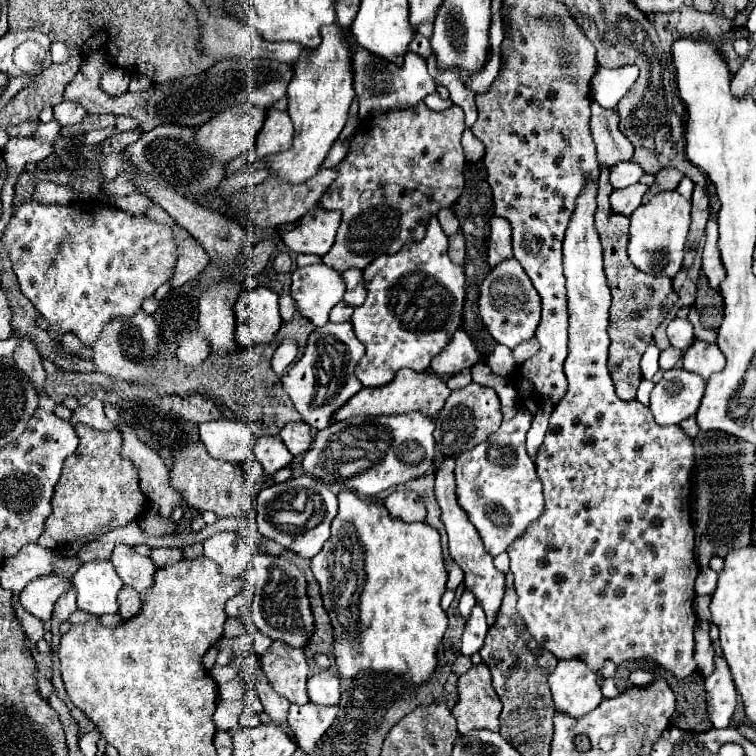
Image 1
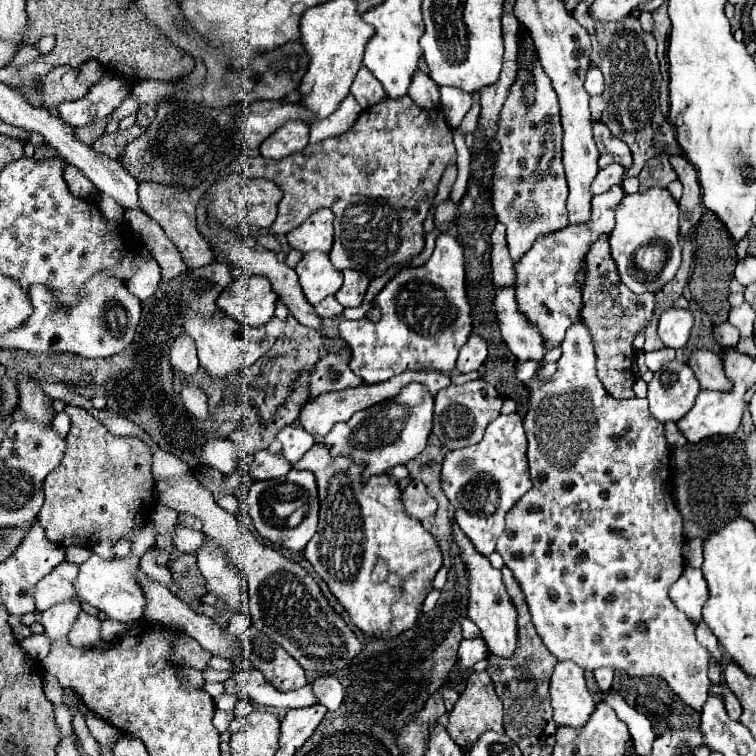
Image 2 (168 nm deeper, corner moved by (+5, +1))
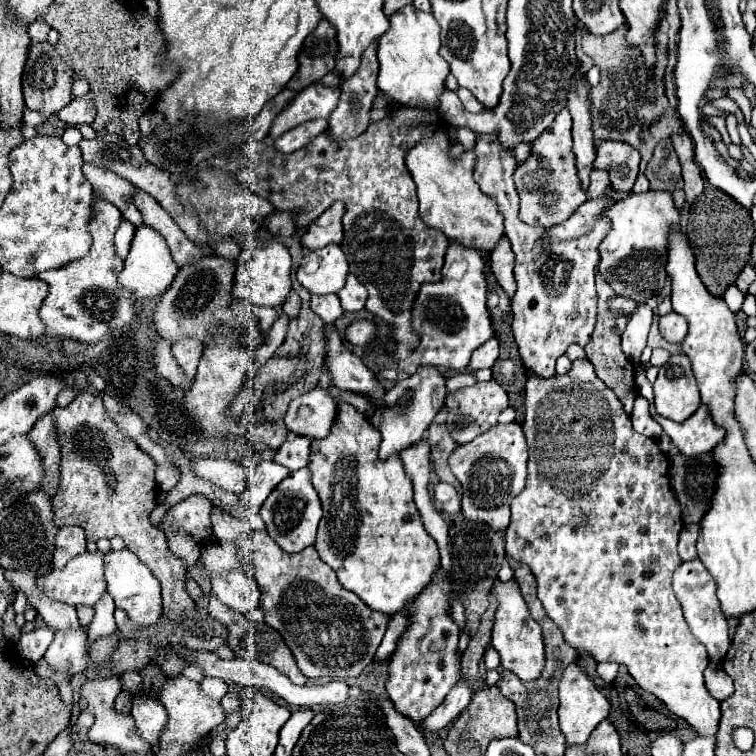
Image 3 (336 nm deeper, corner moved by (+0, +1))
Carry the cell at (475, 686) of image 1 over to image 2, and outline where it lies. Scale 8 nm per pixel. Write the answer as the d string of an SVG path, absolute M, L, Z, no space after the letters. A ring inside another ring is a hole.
M486 671L470 673L468 679L466 679L466 689L458 697L458 701L454 705L454 711L448 717L446 731L460 749L468 751L480 739L480 735L484 735L484 731L490 731L490 729L494 729L496 733L504 733L504 727L502 727L502 701L498 699L498 695L494 691L494 683L492 683L492 679L488 677Z

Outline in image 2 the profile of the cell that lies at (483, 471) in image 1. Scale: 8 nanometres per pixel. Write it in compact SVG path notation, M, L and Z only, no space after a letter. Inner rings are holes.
M516 413L500 415L486 427L480 443L448 451L442 463L440 483L450 503L454 505L454 519L458 515L458 527L474 543L478 553L490 555L500 533L504 531L506 513L530 489L522 419Z

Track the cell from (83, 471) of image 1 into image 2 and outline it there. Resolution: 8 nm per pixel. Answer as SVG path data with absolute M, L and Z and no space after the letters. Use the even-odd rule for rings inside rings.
M66 405L72 427L66 435L66 451L60 465L46 477L44 495L46 501L38 513L38 523L46 529L46 537L58 545L94 545L98 541L120 541L132 539L132 531L150 521L156 507L154 499L154 477L152 477L152 453L146 443L138 437L112 435L96 417L82 407Z

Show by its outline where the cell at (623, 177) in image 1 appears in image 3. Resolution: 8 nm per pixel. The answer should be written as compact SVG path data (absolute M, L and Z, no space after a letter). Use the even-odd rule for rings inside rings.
M597 169L597 171L591 173L591 185L589 185L587 195L589 195L589 197L601 197L601 195L609 189L609 185L611 185L611 183L609 183L607 171Z

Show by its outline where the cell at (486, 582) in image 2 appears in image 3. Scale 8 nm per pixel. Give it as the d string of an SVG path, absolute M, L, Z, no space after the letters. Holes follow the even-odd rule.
M495 579L491 595L497 601L497 611L495 611L493 629L491 629L491 645L501 655L501 667L513 671L523 681L537 679L545 665L543 637L541 637L541 627L531 619L531 615L527 611L527 605L521 597L519 585L515 581L503 583L501 579Z

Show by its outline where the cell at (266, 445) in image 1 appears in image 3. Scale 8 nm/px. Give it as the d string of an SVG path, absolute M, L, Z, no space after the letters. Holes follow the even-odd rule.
M261 461L257 465L255 473L249 477L249 483L247 483L249 487L241 495L241 501L253 513L259 513L261 503L269 497L269 493L275 489L275 485L285 479L287 473L289 473L289 469L279 465L279 463L275 463L275 461Z

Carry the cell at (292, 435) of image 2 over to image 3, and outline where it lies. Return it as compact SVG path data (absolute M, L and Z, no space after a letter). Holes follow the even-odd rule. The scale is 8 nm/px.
M291 435L275 453L275 461L285 465L289 471L297 471L301 467L307 465L309 459L309 447L311 447L311 439L309 437L301 437L301 435Z

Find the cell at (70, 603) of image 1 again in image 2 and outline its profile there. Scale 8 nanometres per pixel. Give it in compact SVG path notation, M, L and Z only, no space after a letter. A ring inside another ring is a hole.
M66 601L66 603L58 603L42 613L44 635L50 639L50 643L68 641L68 633L80 611L82 611L82 607L78 601Z

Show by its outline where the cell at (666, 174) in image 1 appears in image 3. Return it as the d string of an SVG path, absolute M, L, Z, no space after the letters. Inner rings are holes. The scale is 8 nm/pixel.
M663 139L647 163L647 169L643 171L645 177L651 183L651 189L659 191L675 191L683 187L683 177L681 177L681 167L677 161L677 155L673 151L671 139Z

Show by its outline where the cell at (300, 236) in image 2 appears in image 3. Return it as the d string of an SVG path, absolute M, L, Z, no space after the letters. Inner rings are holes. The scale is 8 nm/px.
M333 203L315 223L311 223L301 237L301 245L309 251L321 249L329 243L341 243L343 241L343 225L341 225L341 215L343 215L343 203Z

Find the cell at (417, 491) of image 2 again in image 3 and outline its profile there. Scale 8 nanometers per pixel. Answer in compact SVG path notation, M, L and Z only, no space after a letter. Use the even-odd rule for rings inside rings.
M437 483L437 485L433 485L431 493L433 493L433 503L441 513L455 515L461 511L461 501L459 501L459 495L453 485Z

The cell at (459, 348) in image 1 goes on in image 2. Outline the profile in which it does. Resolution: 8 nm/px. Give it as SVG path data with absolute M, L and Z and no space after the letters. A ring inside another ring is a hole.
M470 335L470 339L466 341L466 345L462 347L460 355L458 355L458 363L456 369L460 373L470 373L470 371L478 371L480 365L486 361L488 351L486 351L486 341L478 335Z

